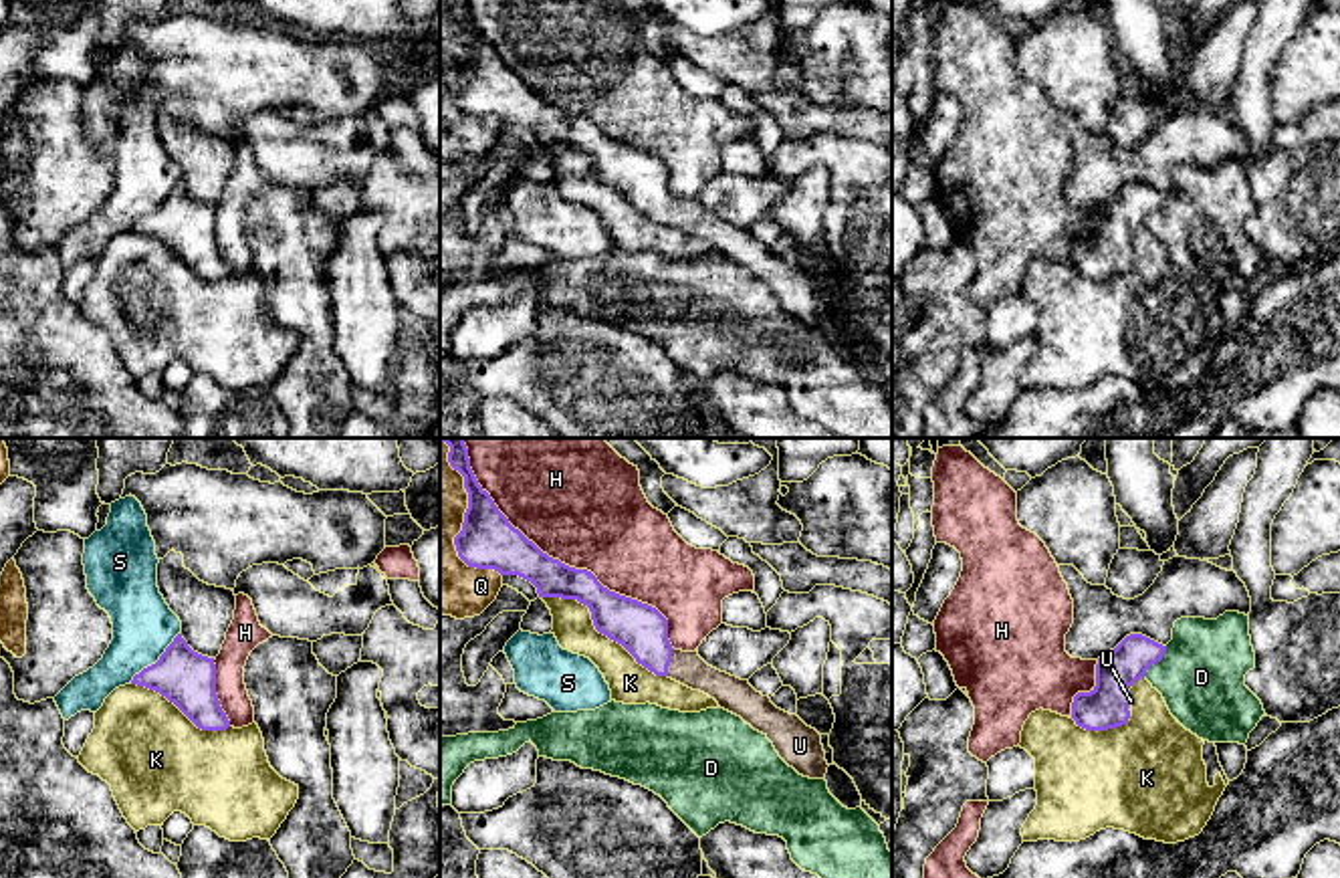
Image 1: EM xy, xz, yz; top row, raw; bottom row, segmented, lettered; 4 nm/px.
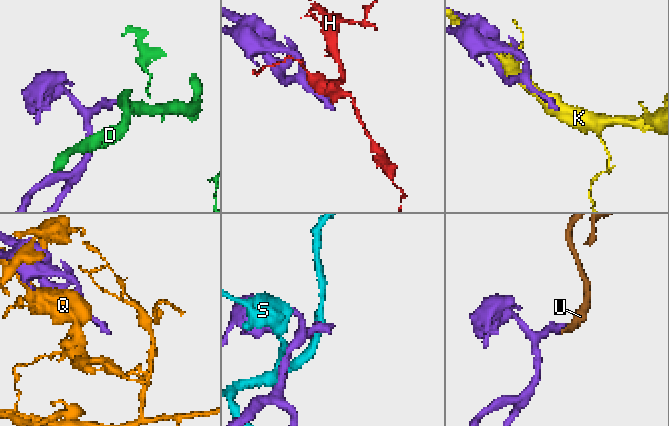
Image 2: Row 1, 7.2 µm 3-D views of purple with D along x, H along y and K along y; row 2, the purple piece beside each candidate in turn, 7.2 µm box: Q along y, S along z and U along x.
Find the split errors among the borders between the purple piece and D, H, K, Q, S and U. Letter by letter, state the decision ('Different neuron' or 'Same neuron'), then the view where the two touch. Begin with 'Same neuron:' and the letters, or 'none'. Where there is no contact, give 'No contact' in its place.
Same neuron: U
D: Different neuron. Touches purple in yz
H: Different neuron. Touches purple in xz
K: Different neuron. Touches purple in xz
Q: Different neuron. Touches purple in xz
S: Different neuron. Touches purple in xy
U: Same neuron. Touches purple in xz

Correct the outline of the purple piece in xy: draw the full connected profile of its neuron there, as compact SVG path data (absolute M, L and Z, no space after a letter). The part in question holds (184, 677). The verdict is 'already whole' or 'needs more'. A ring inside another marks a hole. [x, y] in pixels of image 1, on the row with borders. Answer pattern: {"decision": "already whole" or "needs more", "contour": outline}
{"decision": "already whole", "contour": "M182 634L174 638L155 664L135 674L131 684L159 692L202 731L230 727L216 694L214 658L194 652Z"}

